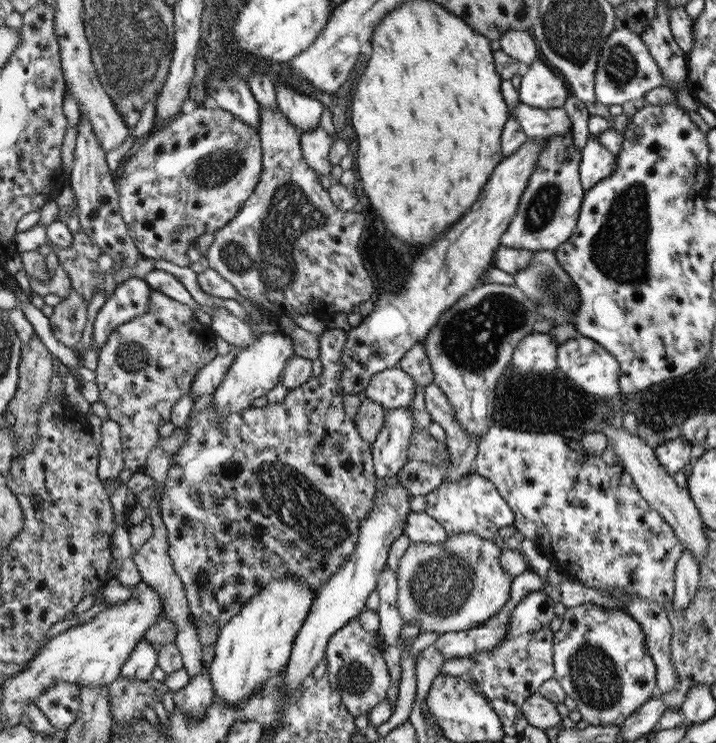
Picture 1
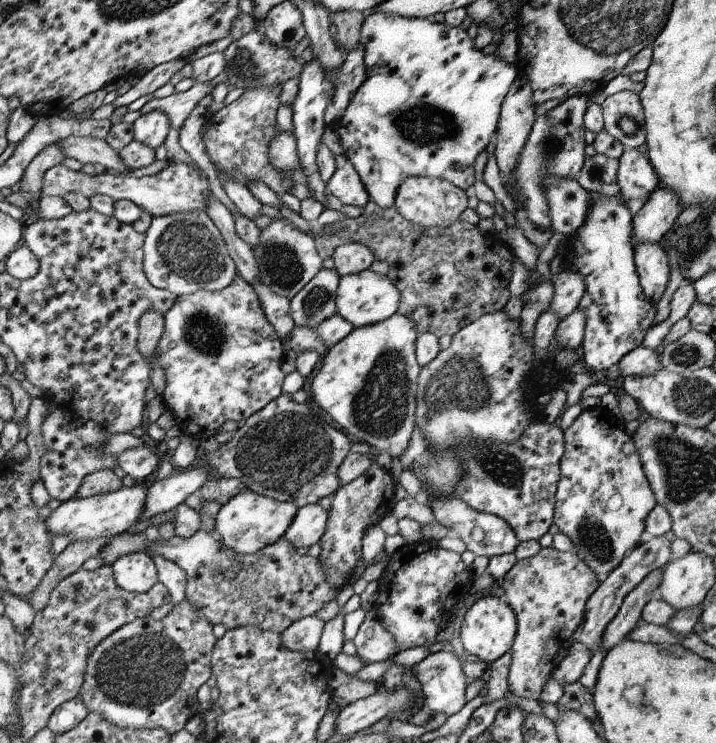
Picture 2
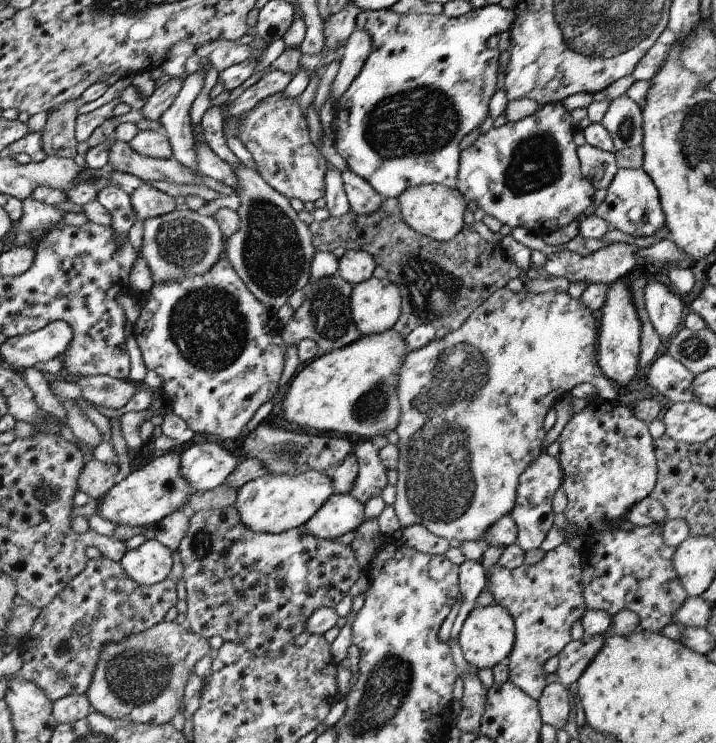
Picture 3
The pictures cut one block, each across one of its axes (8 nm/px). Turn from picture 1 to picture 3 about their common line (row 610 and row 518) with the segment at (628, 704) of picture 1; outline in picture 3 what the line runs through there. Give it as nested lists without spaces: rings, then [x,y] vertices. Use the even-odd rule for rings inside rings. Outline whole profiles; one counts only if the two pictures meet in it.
[[[591,400],[585,408],[578,413],[574,413],[572,419],[565,424],[565,428],[557,438],[557,442],[560,445],[559,459],[562,472],[564,473],[562,488],[566,493],[568,503],[564,510],[564,516],[566,517],[568,526],[577,527],[580,532],[587,534],[594,534],[595,530],[606,530],[612,528],[610,526],[612,520],[626,519],[625,515],[629,510],[644,498],[648,497],[649,494],[654,490],[657,483],[657,458],[655,457],[655,451],[658,448],[658,443],[654,442],[653,437],[650,436],[648,431],[648,425],[642,422],[634,413],[631,411],[631,405],[624,405],[616,401],[602,401],[602,400]]]

